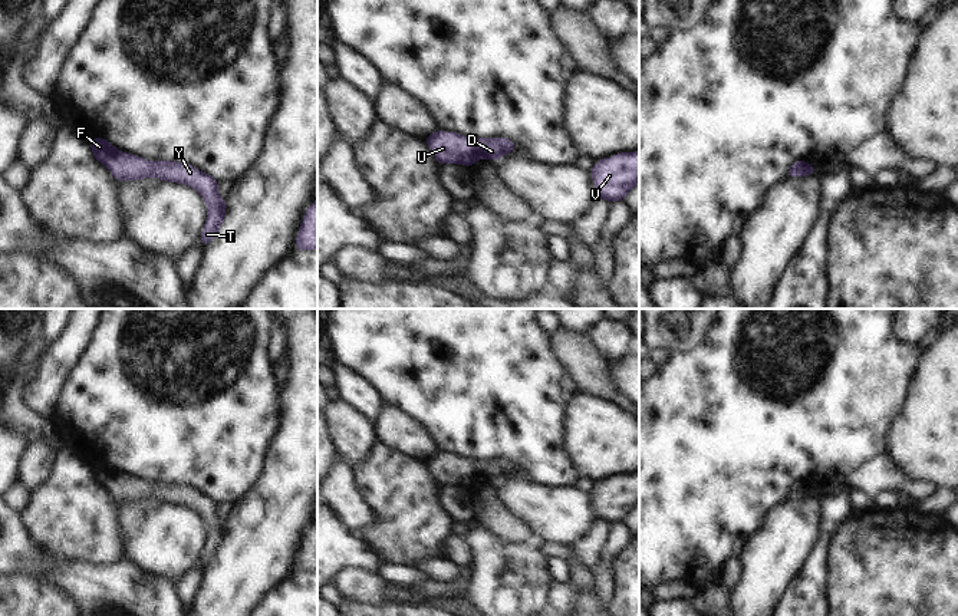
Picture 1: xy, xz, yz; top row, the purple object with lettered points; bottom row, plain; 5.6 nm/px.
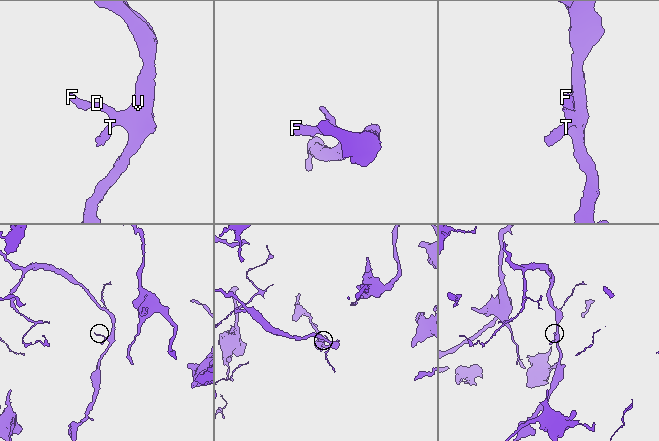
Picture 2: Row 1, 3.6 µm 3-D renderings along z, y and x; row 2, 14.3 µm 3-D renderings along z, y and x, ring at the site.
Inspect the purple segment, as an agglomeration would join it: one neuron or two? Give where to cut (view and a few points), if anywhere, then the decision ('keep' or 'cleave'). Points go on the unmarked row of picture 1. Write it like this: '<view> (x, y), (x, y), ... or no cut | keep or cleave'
no cut | keep

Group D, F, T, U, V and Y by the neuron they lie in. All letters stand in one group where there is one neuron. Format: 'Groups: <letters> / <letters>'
Groups: D F T U V Y

